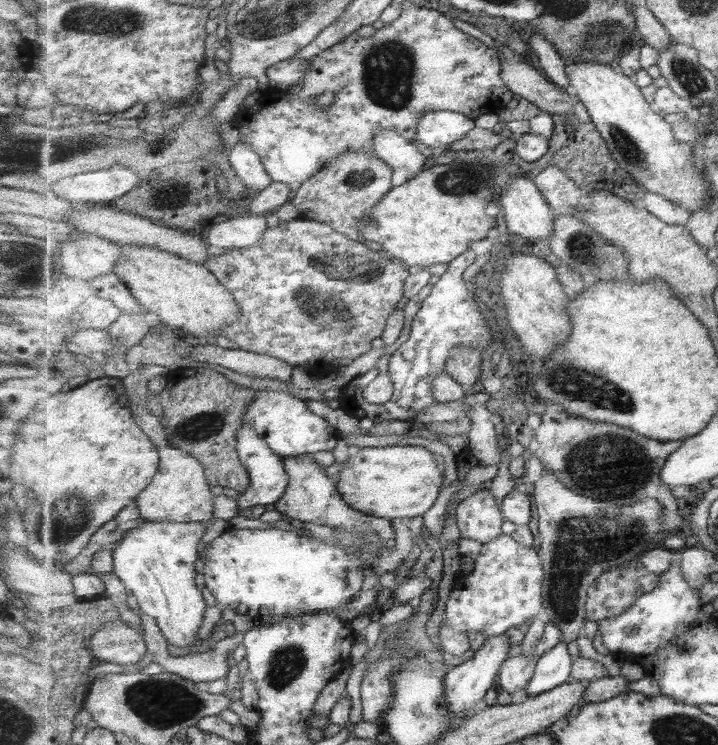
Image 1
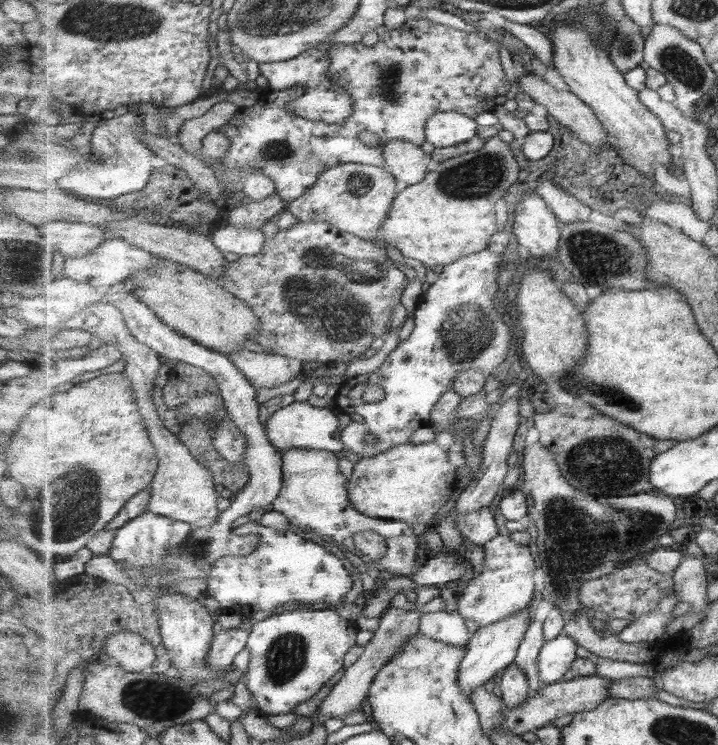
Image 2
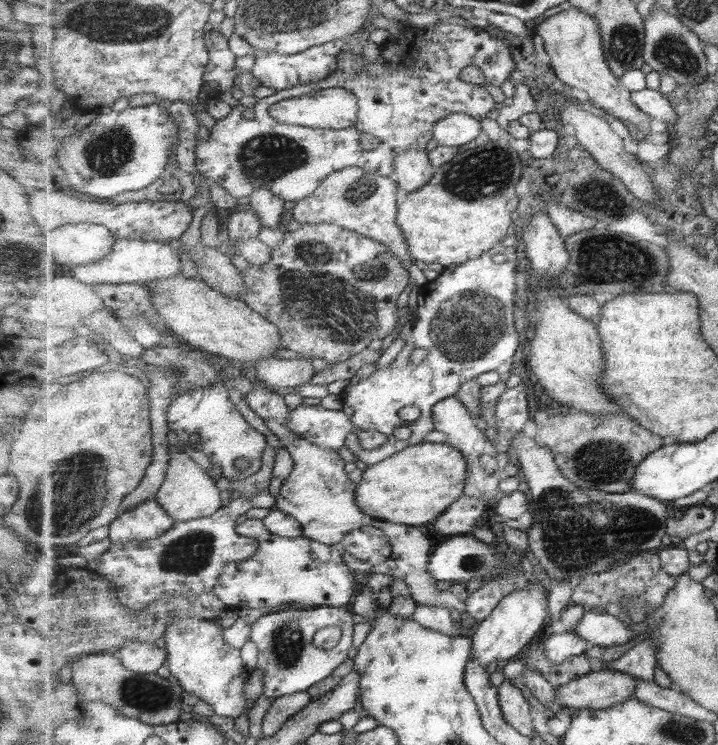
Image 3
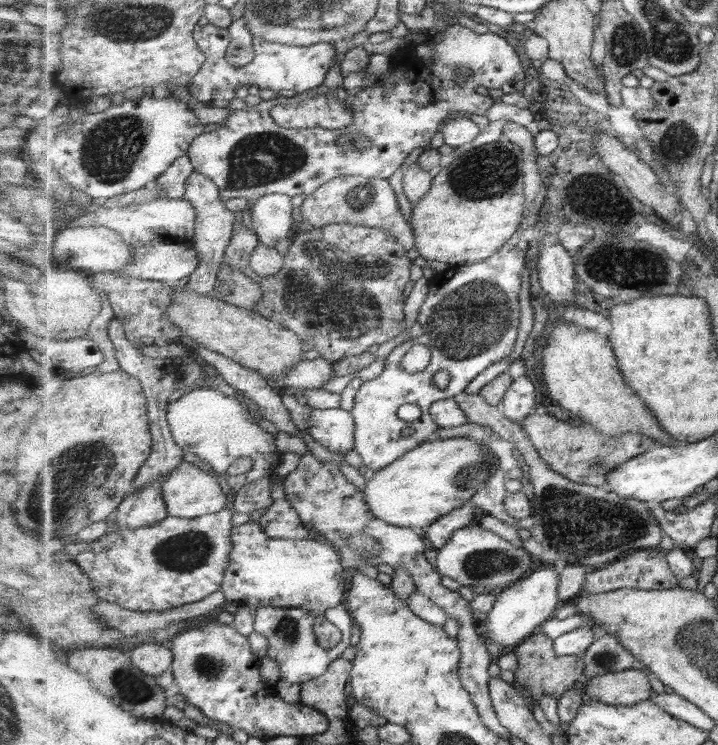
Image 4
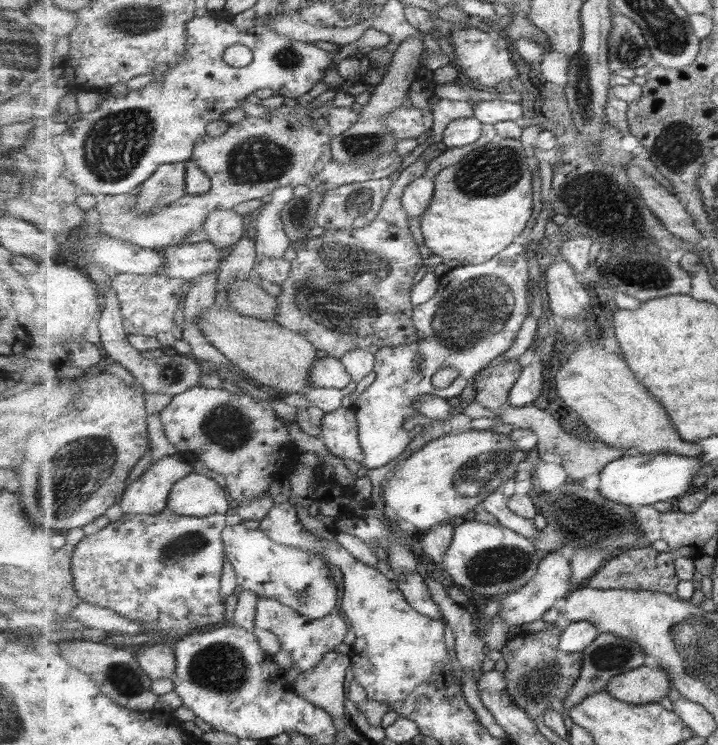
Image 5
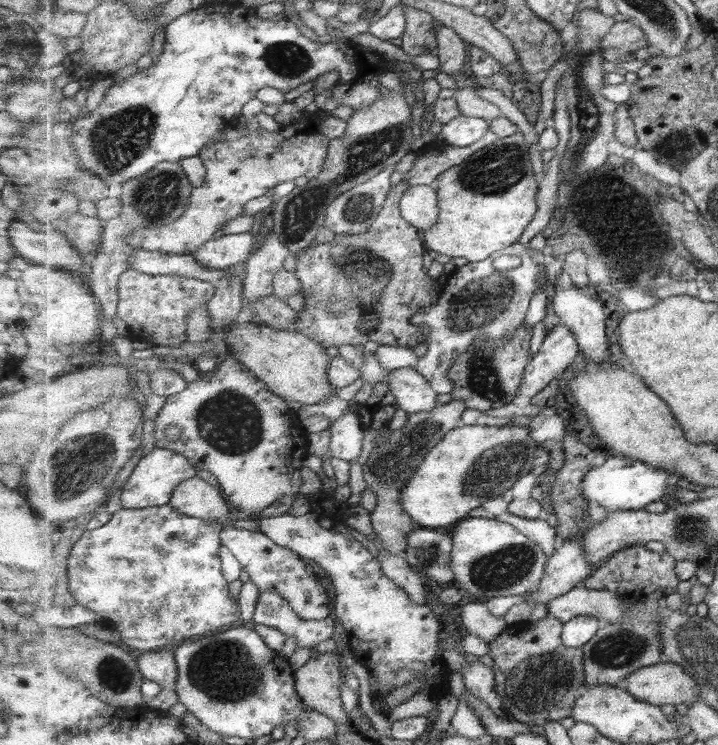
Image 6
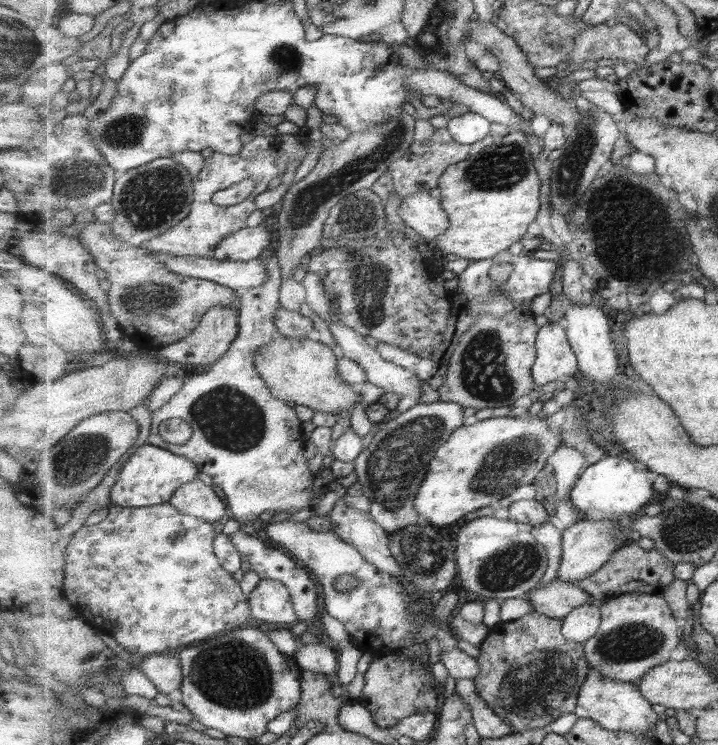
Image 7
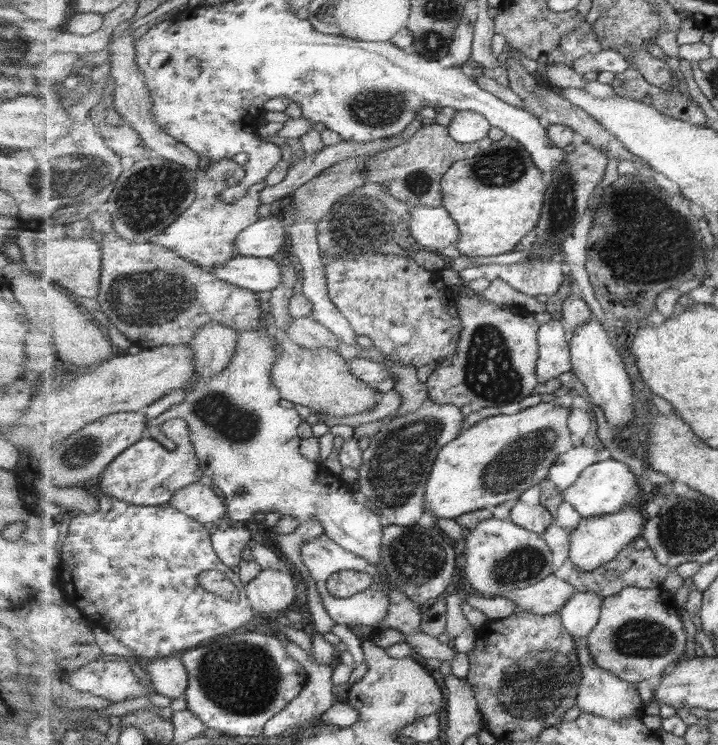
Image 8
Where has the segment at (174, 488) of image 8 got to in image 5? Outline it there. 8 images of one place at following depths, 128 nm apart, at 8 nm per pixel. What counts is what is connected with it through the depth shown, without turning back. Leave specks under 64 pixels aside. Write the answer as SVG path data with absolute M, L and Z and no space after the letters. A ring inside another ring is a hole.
M179 453L150 464L146 472L126 488L119 503L122 512L124 514L159 514L159 512L163 512L168 507L171 489L174 488L175 483L193 472L193 461Z

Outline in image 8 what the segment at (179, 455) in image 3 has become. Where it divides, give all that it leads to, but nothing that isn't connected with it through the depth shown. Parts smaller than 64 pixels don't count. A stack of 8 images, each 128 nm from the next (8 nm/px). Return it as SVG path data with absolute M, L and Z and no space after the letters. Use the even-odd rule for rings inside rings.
M199 482L178 490L168 504L190 515L195 521L214 527L228 513L225 502L223 500L222 503L221 497L215 494L213 485Z

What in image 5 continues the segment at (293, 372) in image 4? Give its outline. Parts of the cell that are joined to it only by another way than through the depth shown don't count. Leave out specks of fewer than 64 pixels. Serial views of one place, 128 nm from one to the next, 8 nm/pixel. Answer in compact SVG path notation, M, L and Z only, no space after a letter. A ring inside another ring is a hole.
M335 356L321 357L315 361L313 373L310 374L310 382L314 388L345 389L352 377L347 373L343 361Z

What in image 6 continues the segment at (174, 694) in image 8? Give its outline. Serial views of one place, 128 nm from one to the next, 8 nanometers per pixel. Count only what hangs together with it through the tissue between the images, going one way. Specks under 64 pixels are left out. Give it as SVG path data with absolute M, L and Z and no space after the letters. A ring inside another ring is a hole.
M174 651L143 652L137 655L138 665L146 679L174 688L178 680L178 662Z

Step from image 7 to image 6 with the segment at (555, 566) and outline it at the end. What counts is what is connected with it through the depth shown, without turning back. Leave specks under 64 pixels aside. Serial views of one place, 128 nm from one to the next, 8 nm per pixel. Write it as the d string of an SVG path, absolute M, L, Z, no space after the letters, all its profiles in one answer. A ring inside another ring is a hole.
M508 509L497 518L499 521L511 524L517 530L523 532L543 548L547 556L552 557L555 551L564 544L557 530L545 522L545 520L529 520L517 517Z

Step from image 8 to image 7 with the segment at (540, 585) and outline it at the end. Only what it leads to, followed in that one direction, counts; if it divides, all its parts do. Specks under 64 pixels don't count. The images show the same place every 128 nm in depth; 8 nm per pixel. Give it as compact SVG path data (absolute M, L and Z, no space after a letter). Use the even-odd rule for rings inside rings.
M558 578L549 586L527 592L524 598L533 603L533 610L551 618L565 619L577 606L599 602L589 592L572 582Z

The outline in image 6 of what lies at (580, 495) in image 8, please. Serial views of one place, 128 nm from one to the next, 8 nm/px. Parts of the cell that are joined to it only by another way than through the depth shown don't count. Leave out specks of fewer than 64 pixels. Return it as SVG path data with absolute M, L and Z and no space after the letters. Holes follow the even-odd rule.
M611 456L601 465L591 469L583 480L583 497L592 504L599 504L613 511L637 511L649 506L651 502L661 500L665 494L670 493L669 478L675 473L667 469L655 468L639 459L625 456Z

